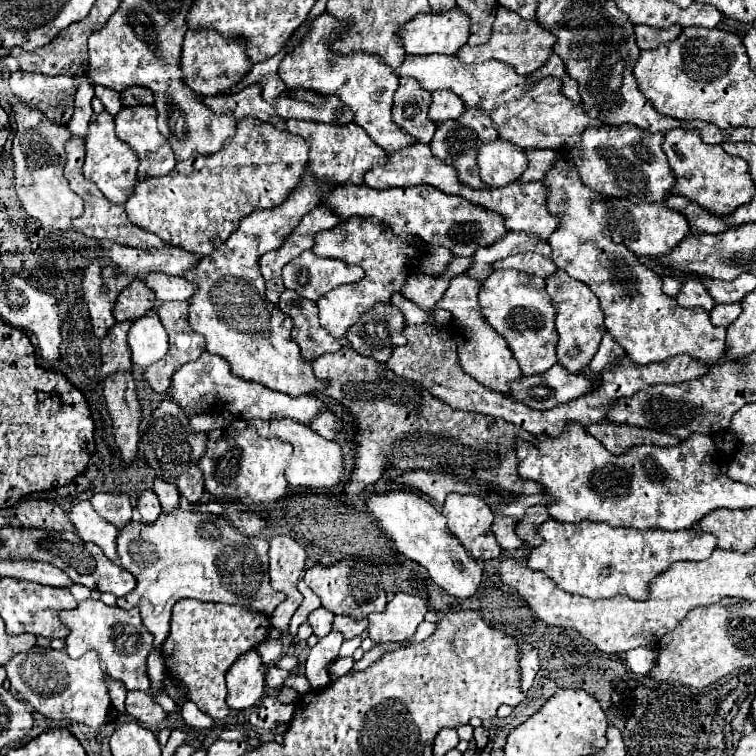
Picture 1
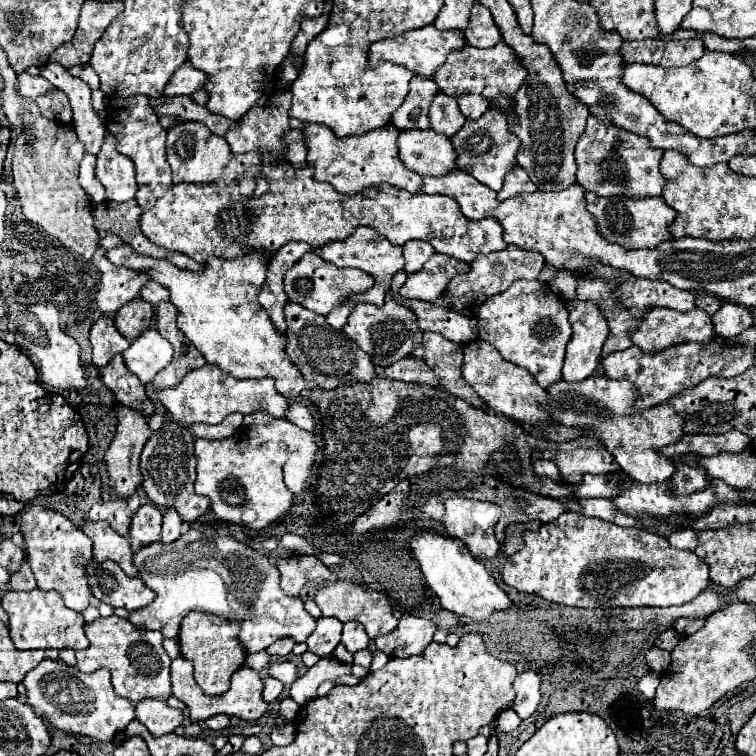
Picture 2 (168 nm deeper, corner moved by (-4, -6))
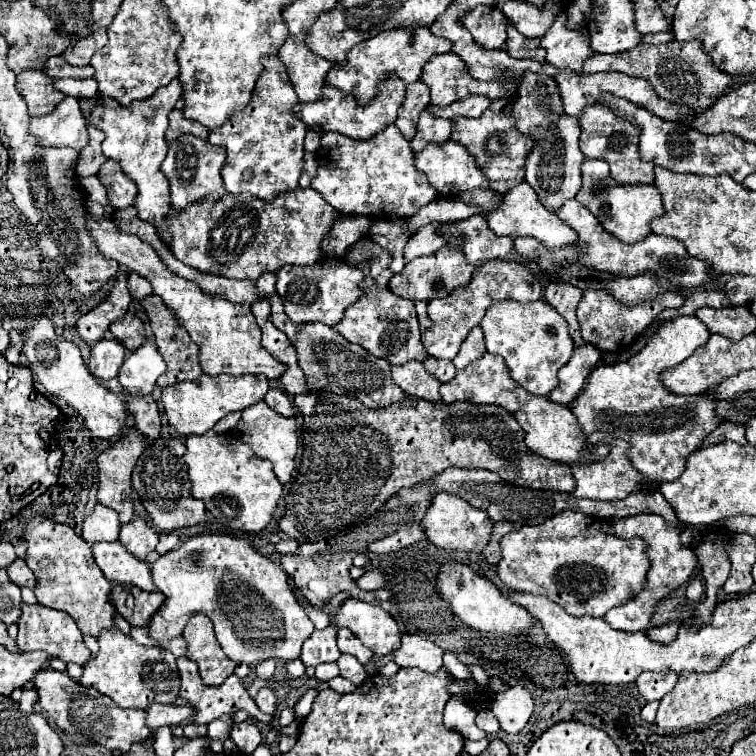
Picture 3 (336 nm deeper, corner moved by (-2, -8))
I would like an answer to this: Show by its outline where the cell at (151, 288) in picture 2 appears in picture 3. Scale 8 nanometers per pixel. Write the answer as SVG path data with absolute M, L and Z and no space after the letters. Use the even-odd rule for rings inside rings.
M127 271L127 289L129 289L131 297L137 301L151 295L151 283L133 271Z

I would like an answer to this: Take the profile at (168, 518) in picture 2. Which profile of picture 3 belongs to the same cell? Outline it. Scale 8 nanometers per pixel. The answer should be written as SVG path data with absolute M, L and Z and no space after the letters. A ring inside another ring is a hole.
M165 533L159 535L159 543L157 543L157 553L159 555L165 555L165 553L177 549L177 547L179 547L179 537L175 537L171 533L169 535L165 535Z

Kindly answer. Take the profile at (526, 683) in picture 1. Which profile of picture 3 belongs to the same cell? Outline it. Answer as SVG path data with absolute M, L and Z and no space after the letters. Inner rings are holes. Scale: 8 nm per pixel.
M515 685L505 693L497 693L491 699L489 709L501 723L501 731L515 735L527 725L533 713L533 697L527 689Z

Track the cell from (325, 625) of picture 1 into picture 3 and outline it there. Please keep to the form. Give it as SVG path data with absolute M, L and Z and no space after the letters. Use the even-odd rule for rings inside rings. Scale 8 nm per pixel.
M327 627L323 631L315 631L311 637L303 643L301 661L305 667L317 667L321 663L333 663L339 659L341 651L337 649L337 629Z

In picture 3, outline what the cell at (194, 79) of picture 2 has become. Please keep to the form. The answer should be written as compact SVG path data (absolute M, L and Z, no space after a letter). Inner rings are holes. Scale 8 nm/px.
M171 81L169 85L157 89L157 93L143 101L133 101L131 105L123 107L111 97L99 97L95 95L95 109L91 111L89 123L105 133L103 141L103 153L109 159L115 159L121 169L127 173L131 181L135 181L139 195L137 195L137 211L143 221L149 221L161 241L167 245L171 241L171 235L167 231L167 213L171 209L169 201L169 181L161 173L161 161L167 155L167 141L165 141L165 129L167 129L167 115L173 111L175 101L179 101L183 95L183 89L179 81Z

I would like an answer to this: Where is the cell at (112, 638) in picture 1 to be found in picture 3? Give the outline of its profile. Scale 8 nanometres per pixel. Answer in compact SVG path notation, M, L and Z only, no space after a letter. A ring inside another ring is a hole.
M105 629L99 635L99 653L85 667L81 685L95 687L99 693L111 697L119 707L147 709L153 703L175 703L179 697L181 679L175 657L159 647L145 647L123 635L119 629Z

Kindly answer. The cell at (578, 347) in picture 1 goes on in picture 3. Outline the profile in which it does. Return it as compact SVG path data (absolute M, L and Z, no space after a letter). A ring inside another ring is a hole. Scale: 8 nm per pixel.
M587 343L581 349L575 349L571 361L559 371L557 389L553 389L553 393L549 393L547 397L555 403L569 405L579 395L589 373L599 365L599 361L601 361L601 353L599 349L595 349L595 345Z

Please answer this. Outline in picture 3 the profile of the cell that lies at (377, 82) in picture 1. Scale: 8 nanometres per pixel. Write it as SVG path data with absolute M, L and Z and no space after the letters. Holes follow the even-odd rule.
M447 141L443 145L427 145L421 153L415 155L415 167L427 175L429 183L439 191L439 195L457 195L469 189L489 187L489 179L477 167L475 157L455 141Z

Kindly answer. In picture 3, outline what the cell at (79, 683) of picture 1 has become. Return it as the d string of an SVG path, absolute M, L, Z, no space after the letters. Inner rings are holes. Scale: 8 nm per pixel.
M53 669L39 671L35 675L35 689L39 693L41 709L49 719L55 721L55 725L63 733L85 735L105 749L121 753L127 753L133 743L143 743L153 737L153 731L145 725L145 711L117 707L113 701L109 701L109 697L101 695L97 689L79 685L67 673L59 673Z

